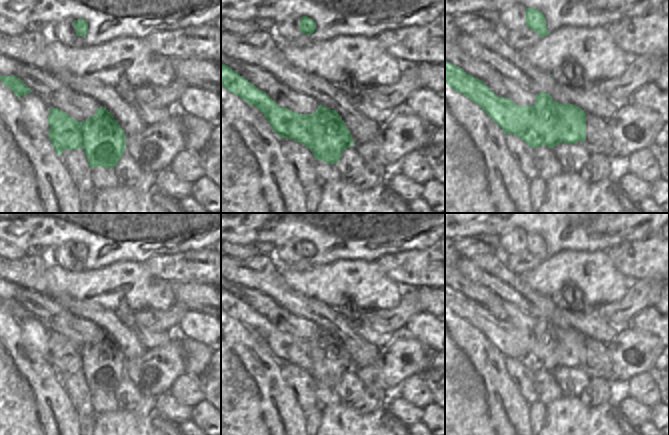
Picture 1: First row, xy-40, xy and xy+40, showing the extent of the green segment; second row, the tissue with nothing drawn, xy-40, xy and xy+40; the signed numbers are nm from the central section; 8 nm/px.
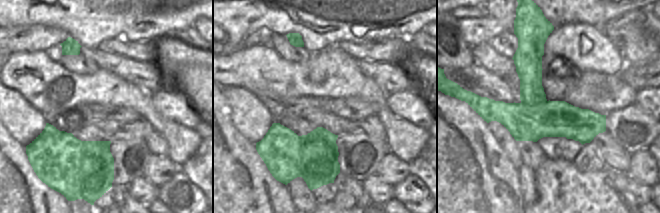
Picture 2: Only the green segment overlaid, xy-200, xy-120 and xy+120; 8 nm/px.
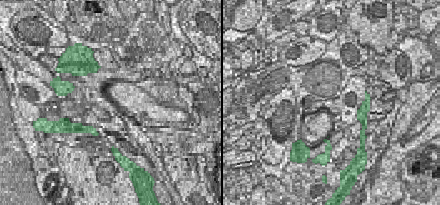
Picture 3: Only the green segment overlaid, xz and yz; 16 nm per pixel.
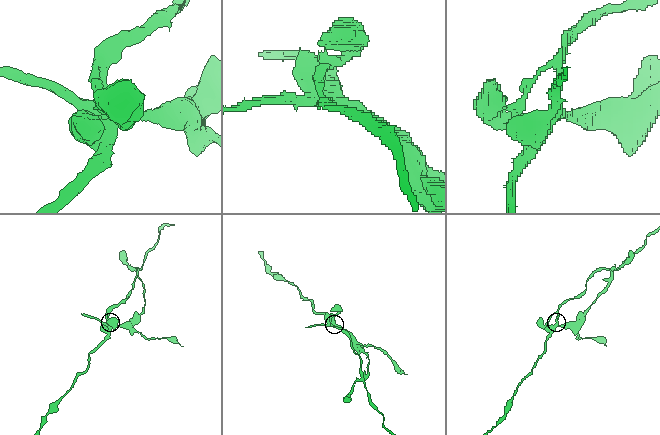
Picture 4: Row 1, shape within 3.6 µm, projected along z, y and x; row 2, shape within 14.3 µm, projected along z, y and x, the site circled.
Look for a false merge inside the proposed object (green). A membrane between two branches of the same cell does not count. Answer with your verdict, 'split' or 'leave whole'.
split

